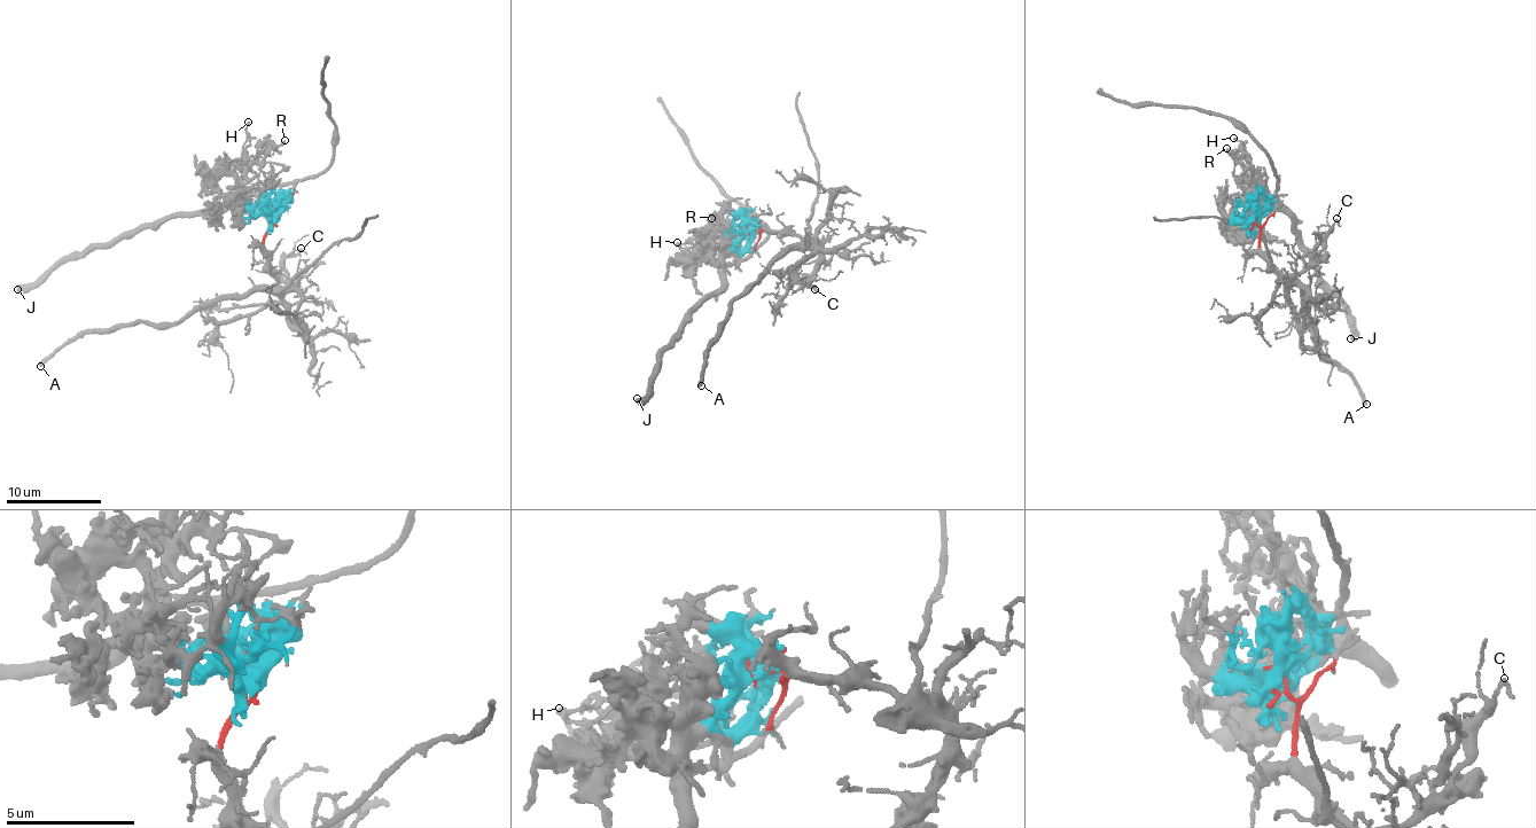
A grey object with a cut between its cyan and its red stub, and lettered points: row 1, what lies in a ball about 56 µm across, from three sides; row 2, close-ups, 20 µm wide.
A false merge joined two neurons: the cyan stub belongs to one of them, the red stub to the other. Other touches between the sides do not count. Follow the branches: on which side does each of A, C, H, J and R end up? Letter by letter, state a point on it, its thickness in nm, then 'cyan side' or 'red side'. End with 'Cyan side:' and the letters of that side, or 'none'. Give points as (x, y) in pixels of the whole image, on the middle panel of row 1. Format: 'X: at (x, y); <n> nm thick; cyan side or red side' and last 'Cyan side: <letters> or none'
A: at (701, 385); 360 nm thick; red side
C: at (815, 289); 190 nm thick; red side
H: at (677, 242); 150 nm thick; cyan side
J: at (637, 398); 480 nm thick; cyan side
R: at (711, 218); 180 nm thick; cyan side
Cyan side: H, J, R

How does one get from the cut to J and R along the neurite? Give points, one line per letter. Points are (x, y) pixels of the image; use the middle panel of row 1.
J: (753, 228), (724, 260), (720, 286), (693, 311), (661, 354), (644, 397), (637, 398)
R: (753, 228), (746, 244), (730, 251), (712, 237), (710, 217)

